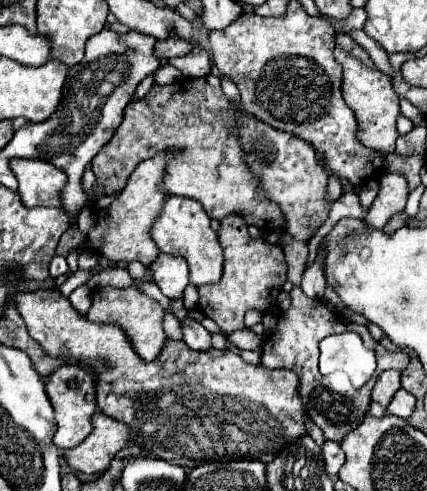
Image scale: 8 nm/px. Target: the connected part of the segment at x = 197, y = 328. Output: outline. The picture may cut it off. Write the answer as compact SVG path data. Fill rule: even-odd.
M186 321L182 327L184 343L194 351L210 351L212 349L212 333L206 331L198 321Z

